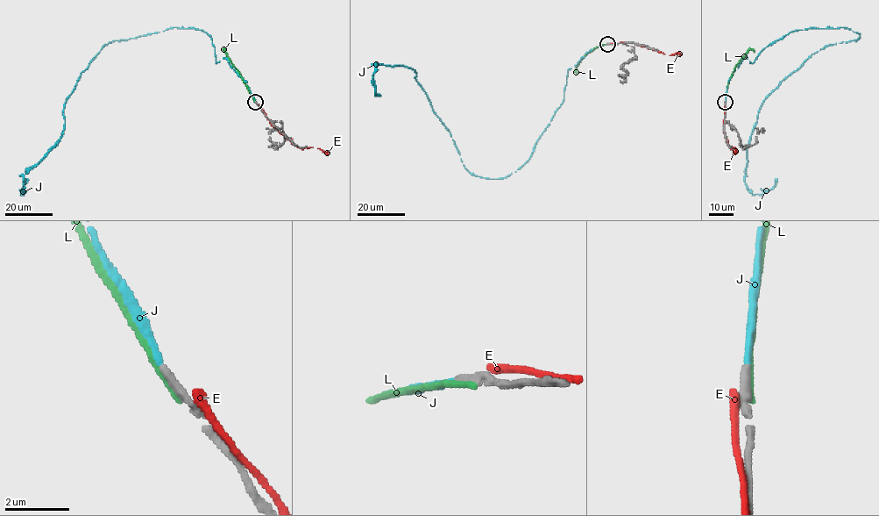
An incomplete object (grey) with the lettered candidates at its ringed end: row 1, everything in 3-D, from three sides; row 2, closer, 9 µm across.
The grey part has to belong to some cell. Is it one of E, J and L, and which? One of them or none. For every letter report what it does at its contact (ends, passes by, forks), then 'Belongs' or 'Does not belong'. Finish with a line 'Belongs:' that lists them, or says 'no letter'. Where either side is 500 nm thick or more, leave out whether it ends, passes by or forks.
E: It ends there. Does not belong
J: It ends there. Belongs
L: It ends there. Does not belong
Belongs: J

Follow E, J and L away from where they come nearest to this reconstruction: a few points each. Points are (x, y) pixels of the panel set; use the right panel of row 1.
E: (725, 104), (723, 128), (727, 144), (731, 148), (736, 148), (736, 151)
J: (725, 102), (741, 60), (790, 32), (860, 34), (812, 53), (764, 100), (744, 182), (762, 194), (776, 178)
L: (725, 103), (726, 87), (734, 68), (749, 49), (754, 52)

